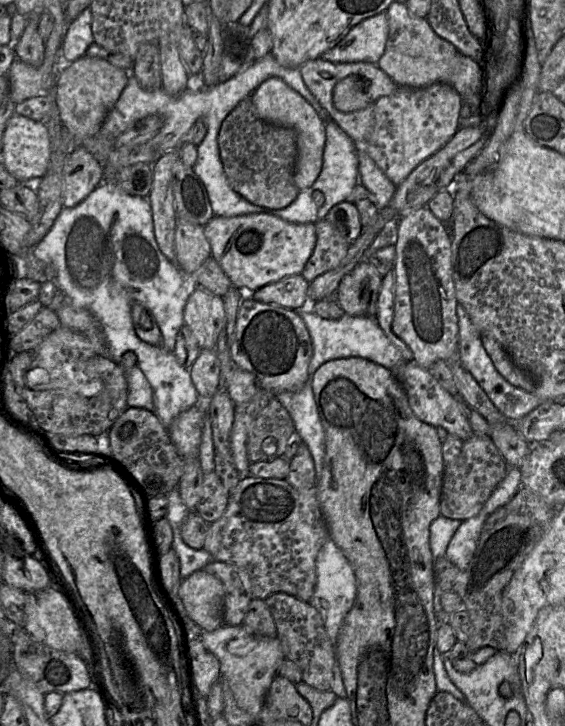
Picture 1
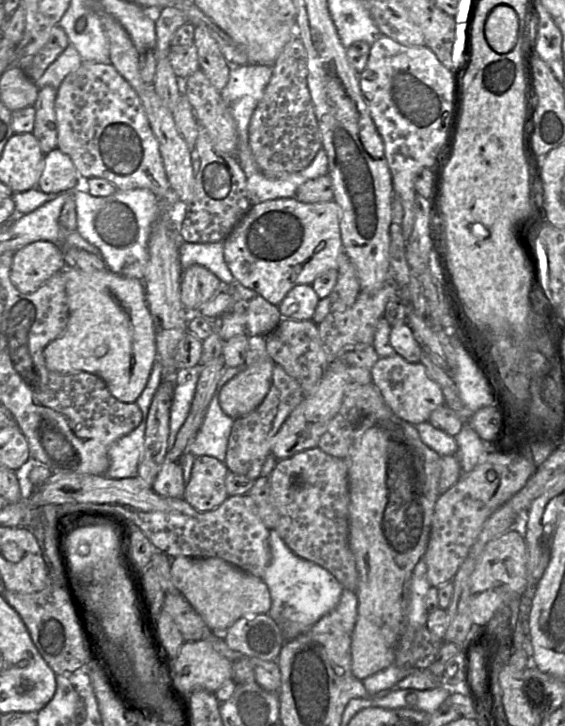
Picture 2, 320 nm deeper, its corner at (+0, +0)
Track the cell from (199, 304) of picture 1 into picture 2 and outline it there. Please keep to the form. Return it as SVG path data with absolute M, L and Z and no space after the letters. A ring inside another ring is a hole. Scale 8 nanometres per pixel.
M192 265L182 271L180 280L181 303L190 313L195 313L222 287L223 283L211 271L200 265Z

